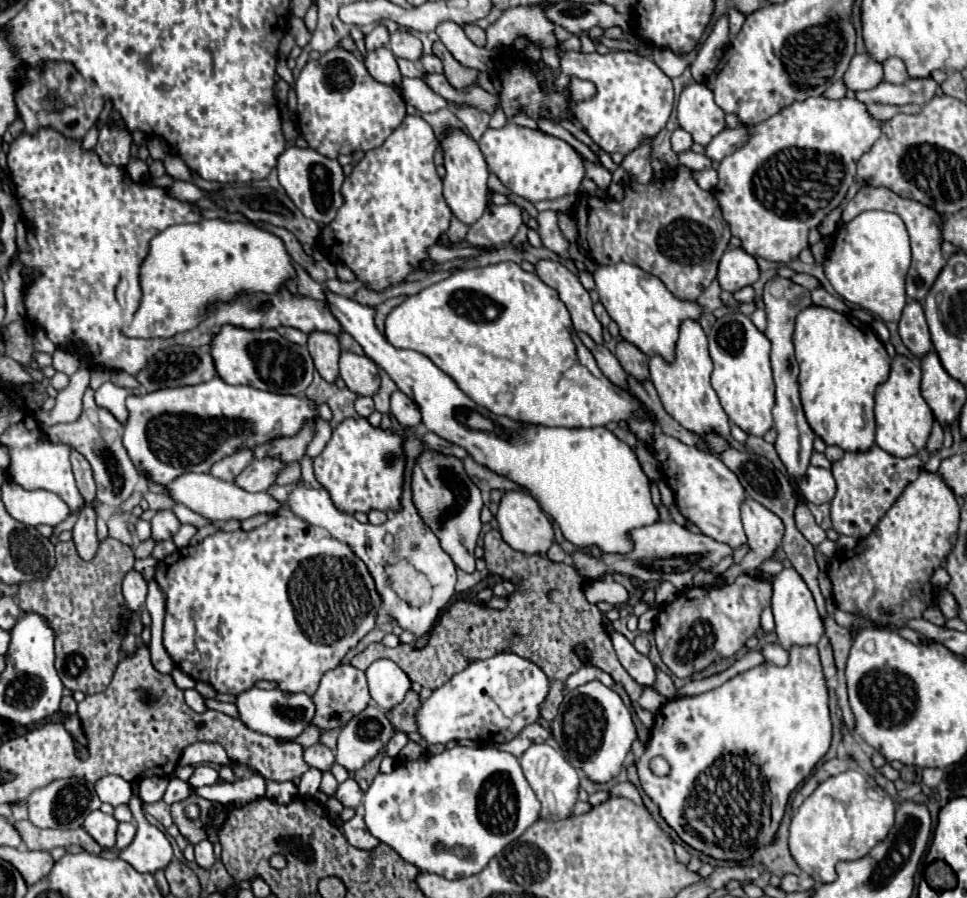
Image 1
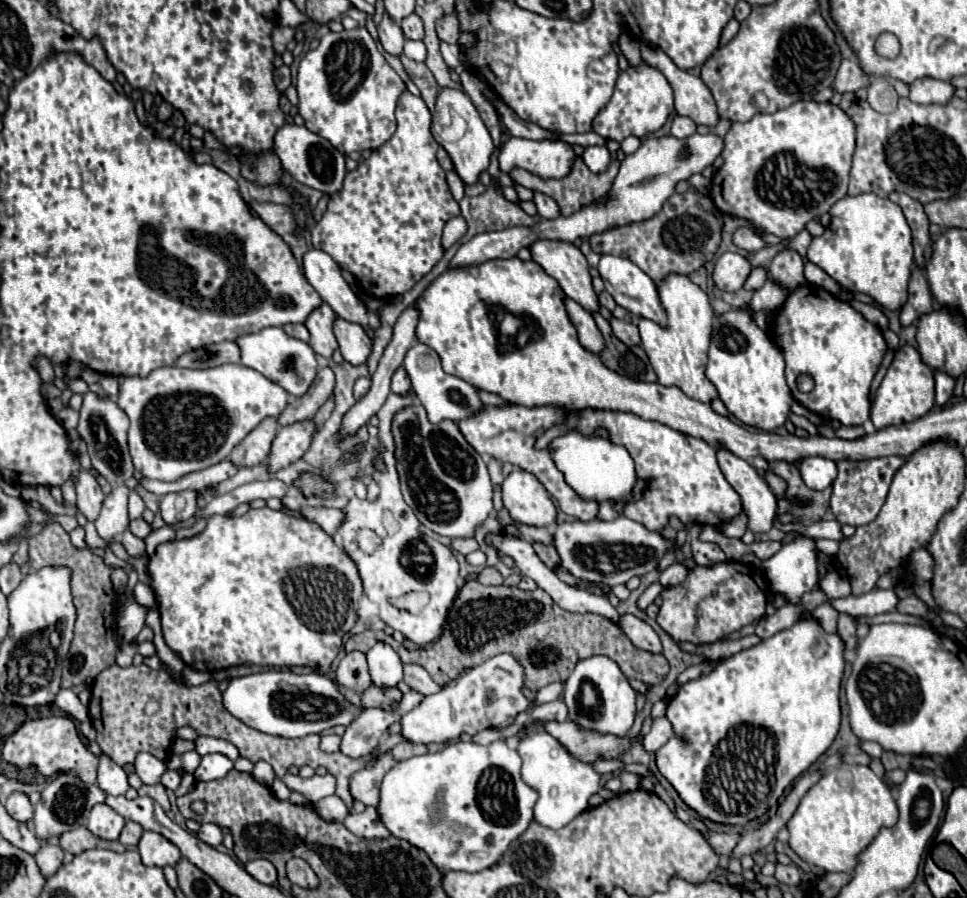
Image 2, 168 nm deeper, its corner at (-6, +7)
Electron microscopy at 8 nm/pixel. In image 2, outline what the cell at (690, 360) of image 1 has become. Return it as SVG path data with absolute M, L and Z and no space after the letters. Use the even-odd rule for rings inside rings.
M668 274L658 284L658 298L666 312L666 326L658 322L638 318L638 330L642 338L642 348L658 376L658 384L666 386L680 386L680 390L694 400L710 402L716 398L716 388L704 376L706 362L708 362L708 344L712 334L712 306L708 294L696 286L688 276L682 274Z

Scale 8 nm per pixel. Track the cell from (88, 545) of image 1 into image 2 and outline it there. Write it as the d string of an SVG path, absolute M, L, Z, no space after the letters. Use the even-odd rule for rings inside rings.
M80 468L78 476L76 476L76 494L78 494L76 506L90 522L94 522L98 518L100 506L104 500L104 492L100 490L98 476L100 474L94 468L90 468L90 470Z

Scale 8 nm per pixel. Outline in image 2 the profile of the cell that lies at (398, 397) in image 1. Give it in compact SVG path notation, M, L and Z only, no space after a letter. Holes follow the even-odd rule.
M400 366L394 376L392 376L392 392L396 394L406 394L410 390L410 378L406 374L406 370Z

